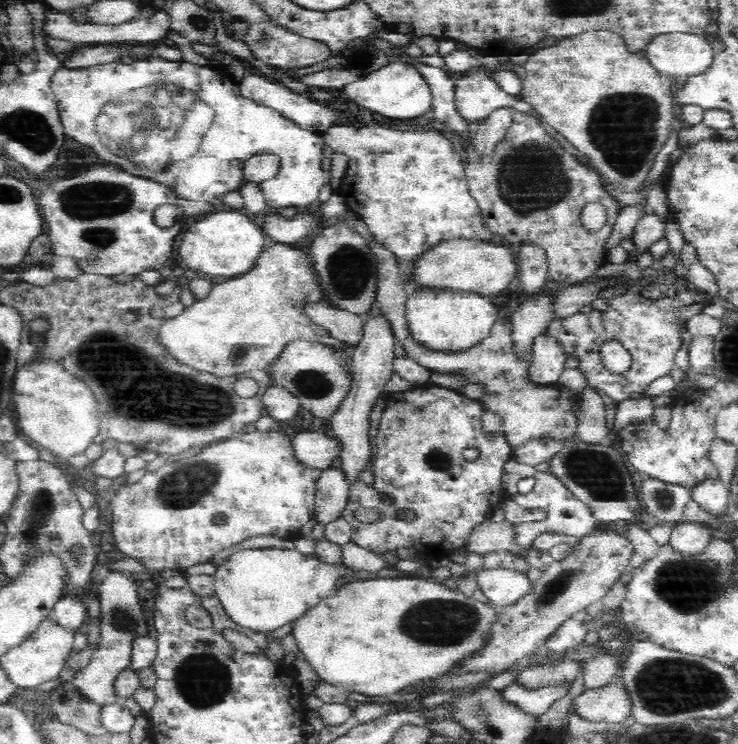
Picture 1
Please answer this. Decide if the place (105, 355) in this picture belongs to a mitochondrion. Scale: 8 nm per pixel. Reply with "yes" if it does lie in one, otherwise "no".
yes

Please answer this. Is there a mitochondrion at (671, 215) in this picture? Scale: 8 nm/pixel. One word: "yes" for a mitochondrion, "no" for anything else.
no

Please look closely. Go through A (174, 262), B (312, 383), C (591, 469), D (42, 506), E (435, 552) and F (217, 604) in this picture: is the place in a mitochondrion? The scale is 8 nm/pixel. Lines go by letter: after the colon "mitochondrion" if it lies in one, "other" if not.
A: other
B: mitochondrion
C: mitochondrion
D: mitochondrion
E: other
F: other

